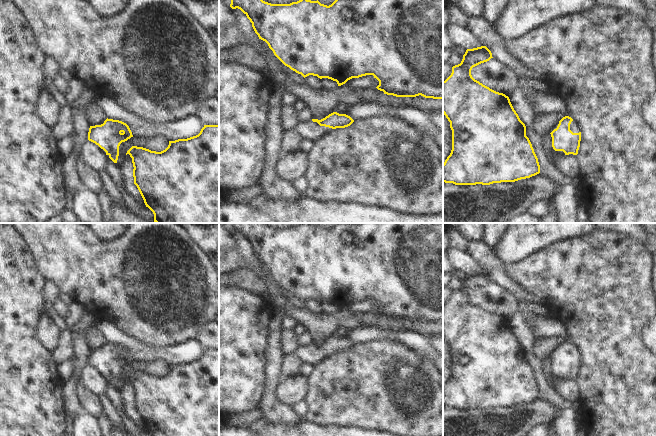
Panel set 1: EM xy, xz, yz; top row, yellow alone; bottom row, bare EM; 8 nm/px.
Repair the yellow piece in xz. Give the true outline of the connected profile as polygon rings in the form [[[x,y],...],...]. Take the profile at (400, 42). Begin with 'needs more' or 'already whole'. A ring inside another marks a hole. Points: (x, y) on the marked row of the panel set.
already whole | [[[231,0],[232,9],[240,9],[252,23],[259,39],[265,41],[274,55],[287,67],[304,78],[313,75],[336,81],[338,86],[352,78],[373,75],[379,81],[376,87],[384,94],[396,97],[416,97],[443,99],[443,0],[335,0],[331,5],[321,4],[318,0],[299,0],[290,4],[271,4],[263,0]]]

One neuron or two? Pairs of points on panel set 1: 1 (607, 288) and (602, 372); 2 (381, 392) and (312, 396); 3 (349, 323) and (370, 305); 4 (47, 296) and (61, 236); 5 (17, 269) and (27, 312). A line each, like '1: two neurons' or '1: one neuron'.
1: one neuron
2: one neuron
3: two neurons
4: two neurons
5: one neuron

